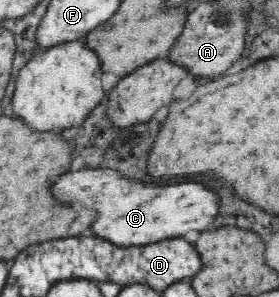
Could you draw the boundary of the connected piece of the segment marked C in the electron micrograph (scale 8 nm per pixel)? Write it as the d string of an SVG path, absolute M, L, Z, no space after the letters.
M95 168L95 170L81 170L81 172L69 172L63 174L55 186L51 188L53 196L63 202L79 202L83 206L91 206L97 210L97 220L93 222L91 230L95 236L105 238L117 246L143 246L153 244L165 238L173 236L185 236L189 230L207 230L217 214L219 214L219 198L215 192L211 192L209 186L201 182L181 182L173 186L153 186L153 184L143 184L143 182L133 182L123 176L119 176L115 170L105 170L105 168Z

